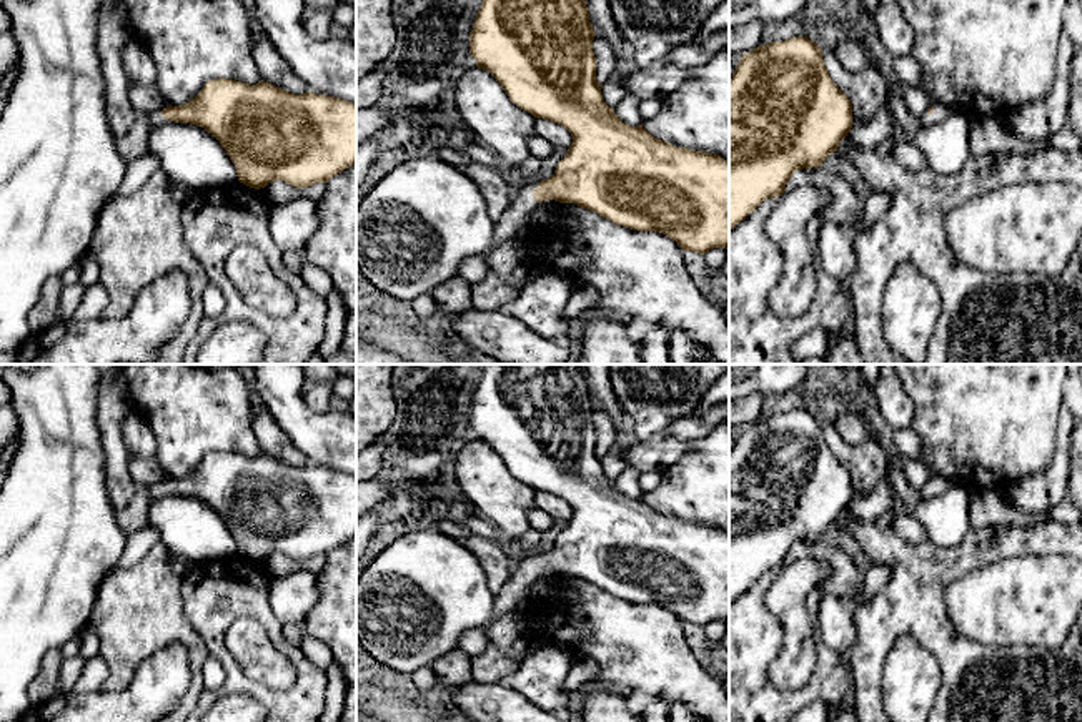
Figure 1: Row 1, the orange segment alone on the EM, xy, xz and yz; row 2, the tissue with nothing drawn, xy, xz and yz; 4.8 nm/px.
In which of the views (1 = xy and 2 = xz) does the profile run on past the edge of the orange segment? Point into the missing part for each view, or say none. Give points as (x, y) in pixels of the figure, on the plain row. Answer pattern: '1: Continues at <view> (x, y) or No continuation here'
1: Continues at xy (155, 491)
2: Continues at xz (515, 589)

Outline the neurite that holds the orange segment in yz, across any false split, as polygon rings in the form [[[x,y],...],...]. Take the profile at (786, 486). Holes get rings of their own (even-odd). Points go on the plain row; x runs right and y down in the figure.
[[[807,409],[759,418],[742,428],[729,449],[729,602],[764,572],[777,571],[794,544],[822,539],[852,501],[851,472],[829,449],[821,421]]]

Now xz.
[[[488,364],[476,386],[473,403],[469,406],[469,426],[476,433],[476,439],[489,444],[516,479],[531,486],[534,491],[543,491],[564,499],[573,509],[573,516],[568,521],[566,529],[558,536],[554,547],[548,552],[543,552],[541,556],[533,556],[529,559],[519,561],[516,569],[511,571],[511,576],[504,582],[501,592],[496,594],[491,622],[504,614],[516,612],[518,604],[528,599],[529,587],[538,581],[541,574],[546,572],[574,576],[581,581],[598,586],[599,589],[616,596],[618,599],[636,604],[663,606],[673,614],[676,614],[682,624],[694,624],[704,627],[714,621],[729,622],[729,534],[721,531],[719,527],[673,519],[668,514],[654,511],[643,501],[643,497],[631,499],[623,496],[616,489],[614,481],[609,481],[603,474],[601,457],[596,454],[596,429],[593,424],[593,413],[594,404],[589,394],[588,379],[578,364]]]

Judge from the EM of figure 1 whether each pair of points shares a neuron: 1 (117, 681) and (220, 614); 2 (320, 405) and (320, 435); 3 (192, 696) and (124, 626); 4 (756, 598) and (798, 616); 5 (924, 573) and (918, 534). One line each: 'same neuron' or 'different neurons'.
1: different neurons
2: different neurons
3: same neuron
4: different neurons
5: different neurons

